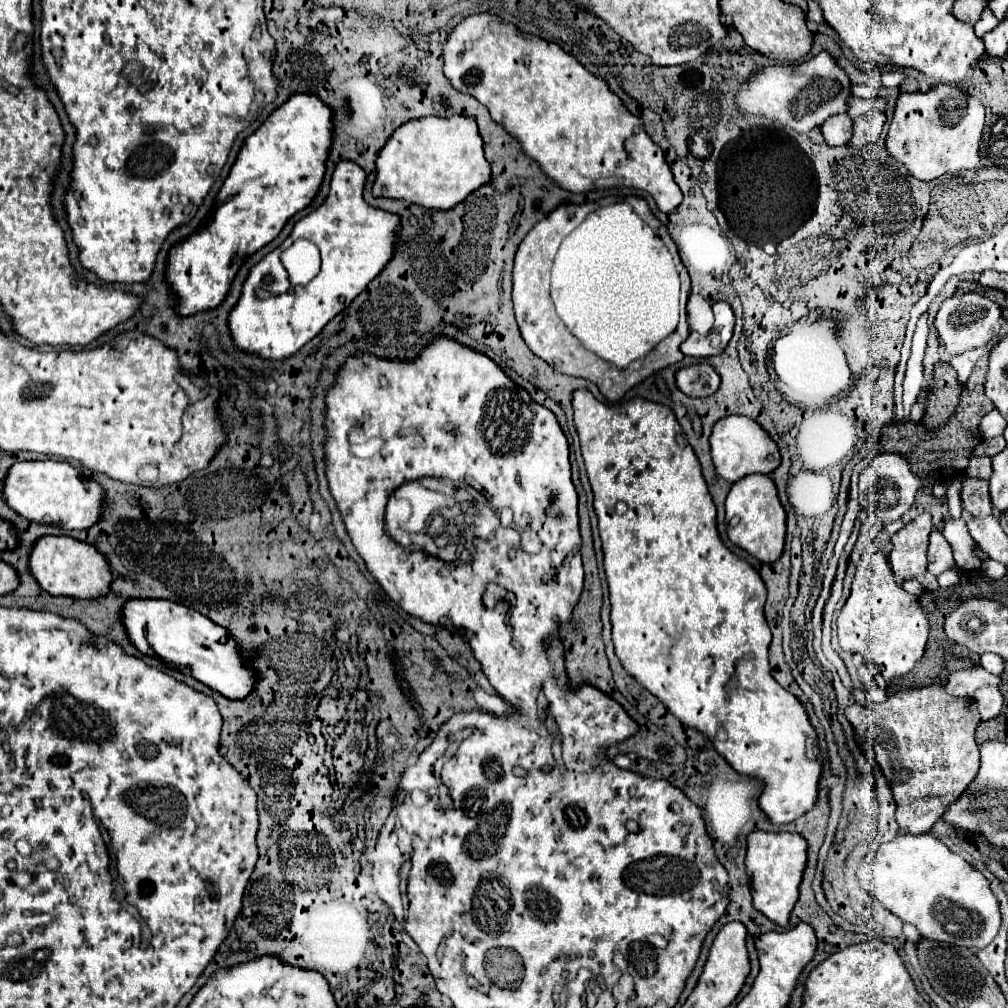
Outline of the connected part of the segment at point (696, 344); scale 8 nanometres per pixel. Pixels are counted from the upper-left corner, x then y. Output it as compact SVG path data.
M714 302L712 310L714 310L714 316L716 316L712 330L708 334L692 332L688 336L688 340L682 344L682 352L686 356L708 358L708 356L720 354L726 348L726 344L730 342L732 330L734 330L734 312L732 312L730 304Z

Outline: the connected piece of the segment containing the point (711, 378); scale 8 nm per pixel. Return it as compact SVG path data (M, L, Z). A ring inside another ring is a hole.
M694 364L676 372L676 386L690 398L706 398L720 386L720 376L708 364Z

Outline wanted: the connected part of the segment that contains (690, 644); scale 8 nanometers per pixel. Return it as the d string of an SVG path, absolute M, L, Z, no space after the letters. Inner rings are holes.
M576 390L572 396L572 408L574 408L574 424L580 436L580 446L582 446L582 456L584 464L588 470L588 478L592 484L594 492L594 510L598 516L598 532L602 540L602 550L604 550L604 568L606 568L606 578L610 586L610 602L612 602L612 642L614 642L614 652L618 660L622 662L624 670L636 678L650 694L654 694L670 714L674 714L682 724L702 732L714 746L714 750L742 776L752 776L764 784L762 796L760 796L760 808L762 812L770 818L772 824L788 824L802 814L806 814L818 794L818 780L820 780L820 768L822 762L818 760L818 746L816 746L816 732L808 722L808 716L804 712L804 706L798 702L796 696L786 692L770 674L768 666L768 646L770 646L770 628L764 618L764 602L766 602L766 588L762 584L762 578L758 572L732 554L720 540L718 530L716 530L716 508L714 502L708 494L706 480L702 478L700 472L700 462L694 456L694 450L686 444L684 448L678 446L676 434L682 432L674 412L670 408L636 398L628 404L616 406L604 406L598 402L590 390Z

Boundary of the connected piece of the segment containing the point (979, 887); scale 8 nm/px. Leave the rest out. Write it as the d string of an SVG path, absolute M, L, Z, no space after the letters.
M930 832L904 834L904 836L896 836L894 840L886 844L880 844L874 860L864 858L858 864L856 880L866 892L874 894L886 910L890 910L900 920L914 924L924 938L940 940L940 942L948 942L956 946L966 946L966 948L984 948L998 934L1000 910L998 910L998 900L992 894L988 880L978 870L974 870L962 856L950 852Z

